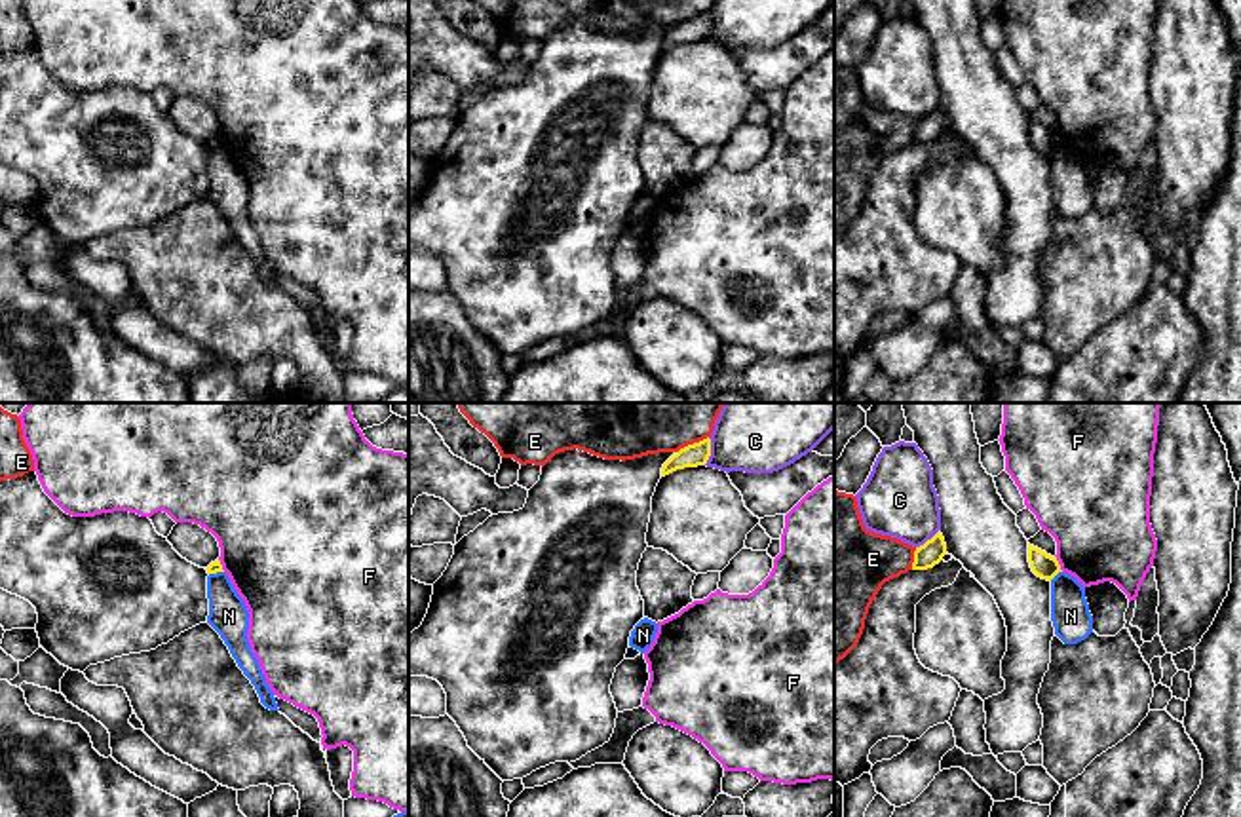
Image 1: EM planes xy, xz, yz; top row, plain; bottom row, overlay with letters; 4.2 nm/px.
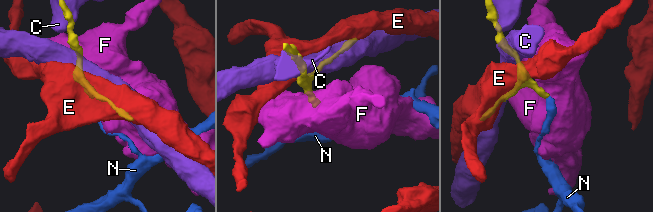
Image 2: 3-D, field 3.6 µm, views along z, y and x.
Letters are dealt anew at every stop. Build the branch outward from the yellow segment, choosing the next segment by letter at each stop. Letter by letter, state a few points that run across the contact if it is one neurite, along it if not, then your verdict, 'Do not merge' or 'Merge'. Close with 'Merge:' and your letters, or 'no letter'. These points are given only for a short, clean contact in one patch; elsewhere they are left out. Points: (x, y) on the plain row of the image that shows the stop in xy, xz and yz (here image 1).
C: Do not merge
E: Do not merge
F: Do not merge
N: Line: yz (1061, 145), (1050, 154). Do not merge
Merge: no letter

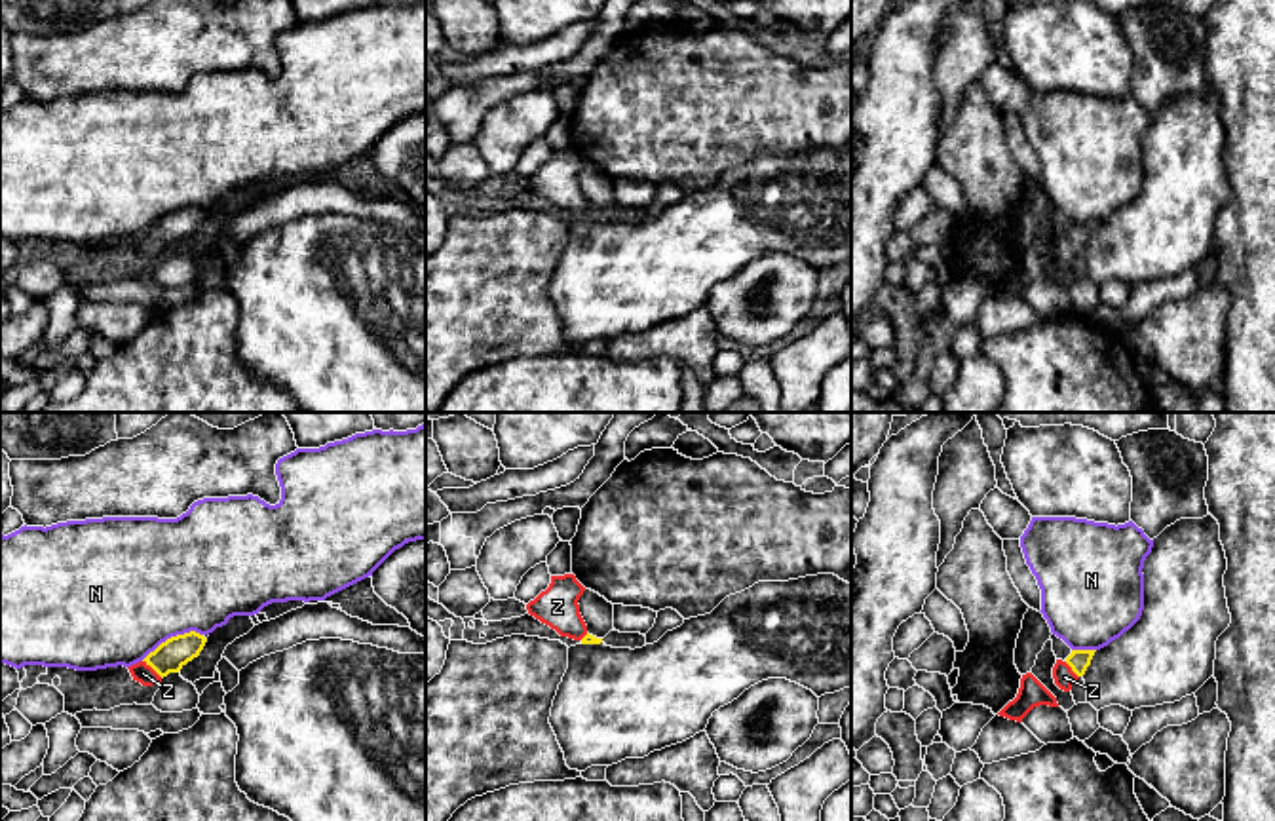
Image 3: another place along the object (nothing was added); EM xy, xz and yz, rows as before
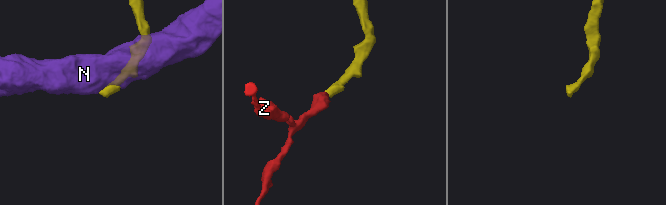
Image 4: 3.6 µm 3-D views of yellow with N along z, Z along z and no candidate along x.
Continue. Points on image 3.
N: Do not merge
Z: Line: xy (170, 230), (152, 242), (143, 248). Merge
Merge: Z

